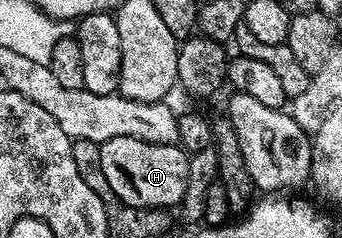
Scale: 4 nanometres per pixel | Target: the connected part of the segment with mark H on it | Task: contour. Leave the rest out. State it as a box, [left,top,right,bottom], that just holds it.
[100,136,189,208]

